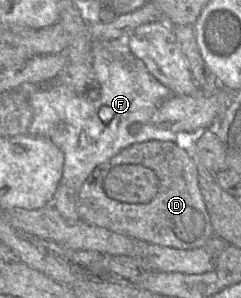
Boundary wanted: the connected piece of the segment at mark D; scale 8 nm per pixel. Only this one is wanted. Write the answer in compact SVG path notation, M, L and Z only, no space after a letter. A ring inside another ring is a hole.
M146 141L125 148L98 165L77 193L78 217L91 225L175 249L195 249L214 235L199 186L197 167L189 154L171 141Z

